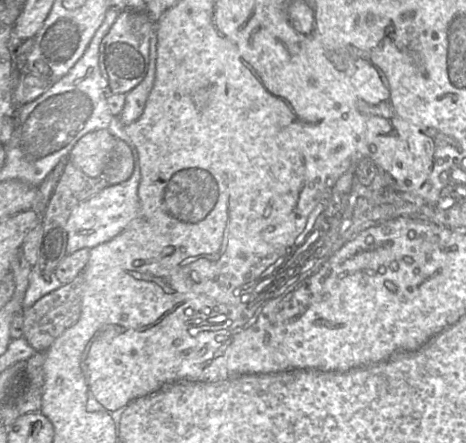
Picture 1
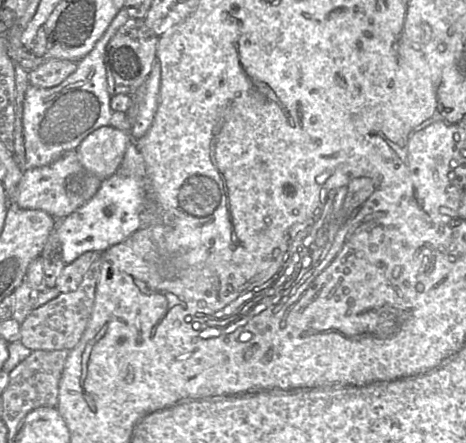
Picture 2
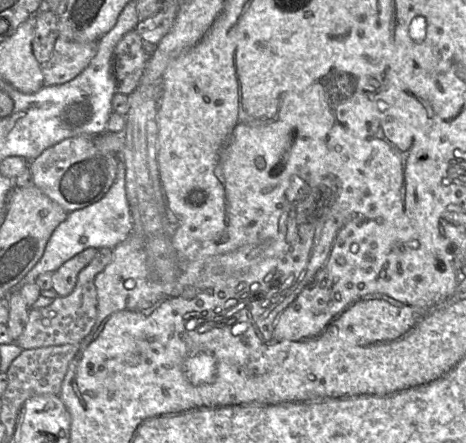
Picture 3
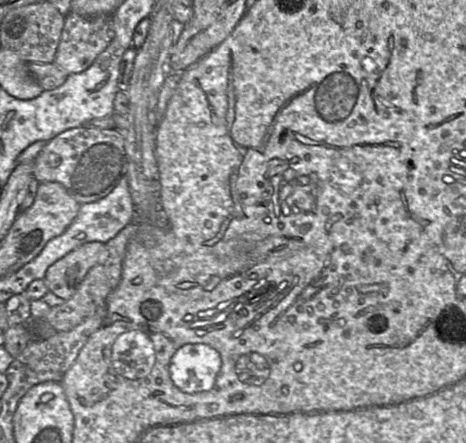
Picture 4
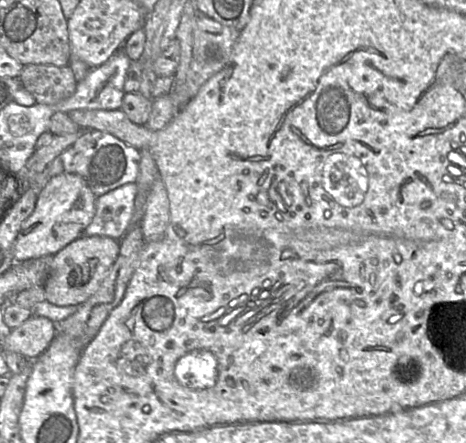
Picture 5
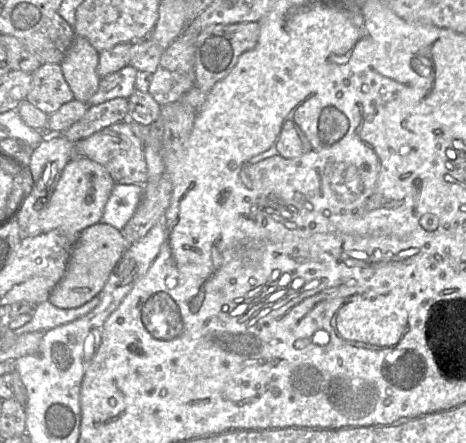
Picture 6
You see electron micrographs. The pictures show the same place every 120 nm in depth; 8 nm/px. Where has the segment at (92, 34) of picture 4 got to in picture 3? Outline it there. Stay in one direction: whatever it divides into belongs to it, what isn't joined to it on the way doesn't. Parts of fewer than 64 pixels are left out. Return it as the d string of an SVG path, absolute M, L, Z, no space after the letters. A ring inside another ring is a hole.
M58 36L50 59L41 65L45 85L59 85L78 76L97 52L97 41L77 42Z

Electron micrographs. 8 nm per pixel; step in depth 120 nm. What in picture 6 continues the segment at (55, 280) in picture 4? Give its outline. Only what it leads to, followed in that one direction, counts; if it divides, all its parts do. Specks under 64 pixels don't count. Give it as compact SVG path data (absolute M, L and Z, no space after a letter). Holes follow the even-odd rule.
M99 222L84 229L71 251L67 270L52 290L48 301L63 309L78 308L89 302L104 288L127 247L122 231L109 224Z

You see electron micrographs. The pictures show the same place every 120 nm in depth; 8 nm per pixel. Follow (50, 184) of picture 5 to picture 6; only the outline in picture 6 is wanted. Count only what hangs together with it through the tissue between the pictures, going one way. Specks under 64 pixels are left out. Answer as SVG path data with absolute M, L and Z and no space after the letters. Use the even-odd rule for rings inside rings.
M74 156L61 172L46 206L41 210L34 208L34 221L24 230L23 236L35 236L55 229L80 234L84 229L101 222L114 186L114 180L101 164L83 156Z

